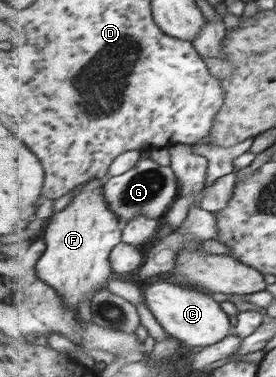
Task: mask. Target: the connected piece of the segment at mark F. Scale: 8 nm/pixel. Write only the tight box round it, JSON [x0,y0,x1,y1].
[37,179,123,311]

